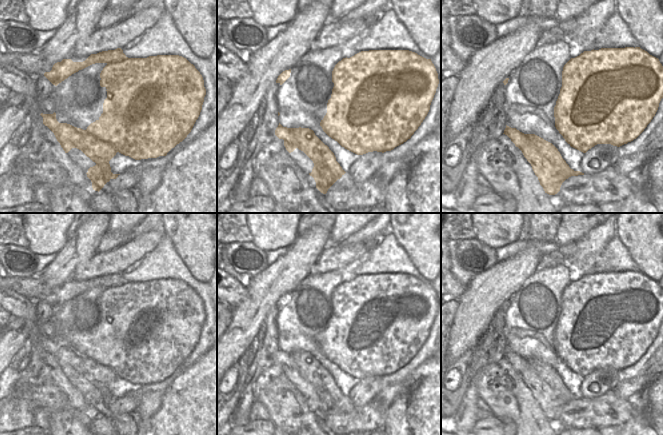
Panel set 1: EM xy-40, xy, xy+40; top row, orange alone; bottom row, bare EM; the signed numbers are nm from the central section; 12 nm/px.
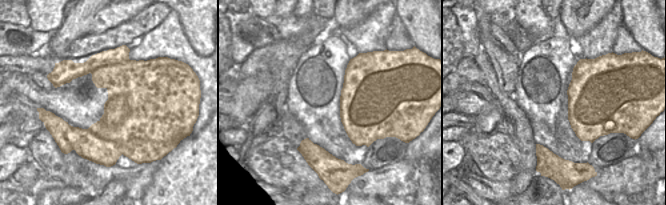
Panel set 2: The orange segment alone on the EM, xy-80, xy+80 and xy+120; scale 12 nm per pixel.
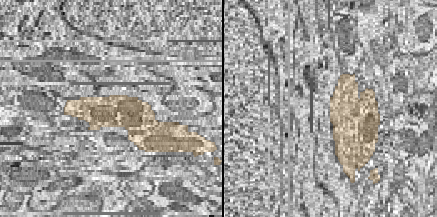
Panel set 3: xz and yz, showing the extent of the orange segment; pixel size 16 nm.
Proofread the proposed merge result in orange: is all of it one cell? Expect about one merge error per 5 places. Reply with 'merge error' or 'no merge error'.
merge error

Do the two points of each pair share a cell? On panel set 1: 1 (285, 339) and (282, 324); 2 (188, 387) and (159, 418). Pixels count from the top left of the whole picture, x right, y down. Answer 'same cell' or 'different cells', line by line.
1: different cells
2: same cell

